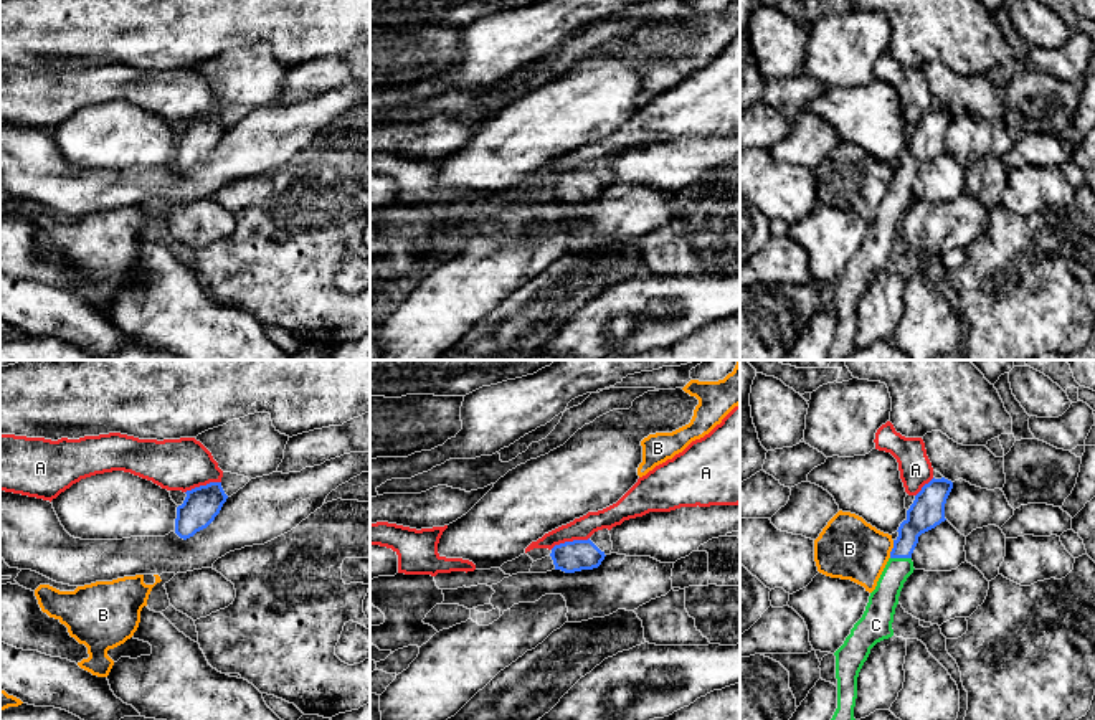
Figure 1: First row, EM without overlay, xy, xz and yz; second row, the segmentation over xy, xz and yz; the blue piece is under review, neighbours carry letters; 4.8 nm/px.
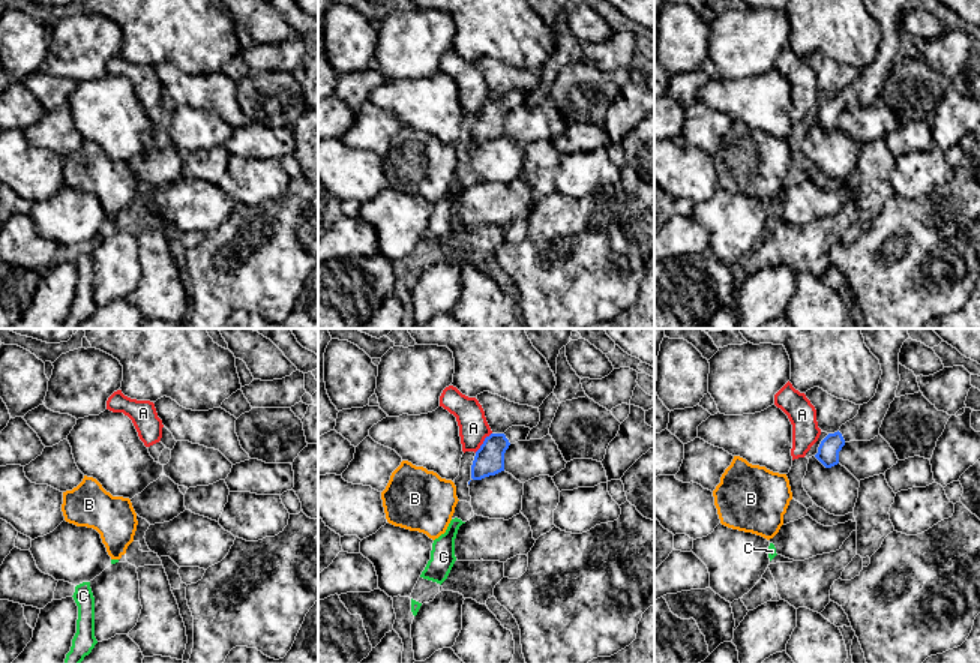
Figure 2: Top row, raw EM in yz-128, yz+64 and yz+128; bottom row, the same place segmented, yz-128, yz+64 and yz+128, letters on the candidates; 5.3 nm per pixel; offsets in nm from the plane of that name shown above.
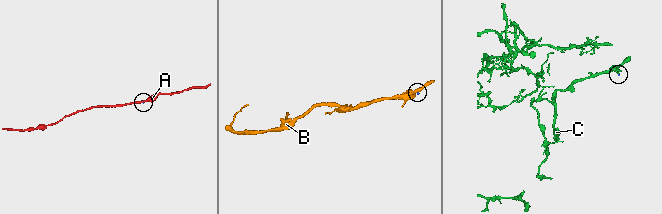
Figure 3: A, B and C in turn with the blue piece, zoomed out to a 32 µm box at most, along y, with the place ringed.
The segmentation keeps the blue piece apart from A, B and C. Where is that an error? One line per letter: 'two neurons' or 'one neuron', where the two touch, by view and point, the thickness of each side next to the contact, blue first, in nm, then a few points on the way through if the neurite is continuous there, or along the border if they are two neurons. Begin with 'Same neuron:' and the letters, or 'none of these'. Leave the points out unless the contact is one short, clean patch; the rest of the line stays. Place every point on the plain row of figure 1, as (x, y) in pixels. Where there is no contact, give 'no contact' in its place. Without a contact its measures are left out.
Same neuron: C
A: two neurons; contact xz (568, 172); calibres 150 and 110 nm; border xz (588, 167), (565, 170), (550, 179)
B: two neurons; contact yz (892, 179); calibres 160 and 300 nm; border yz (894, 170), (889, 187)
C: one neuron; contact yz (900, 187); calibres 160 and 140 nm

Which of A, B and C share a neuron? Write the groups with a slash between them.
A / B / C

